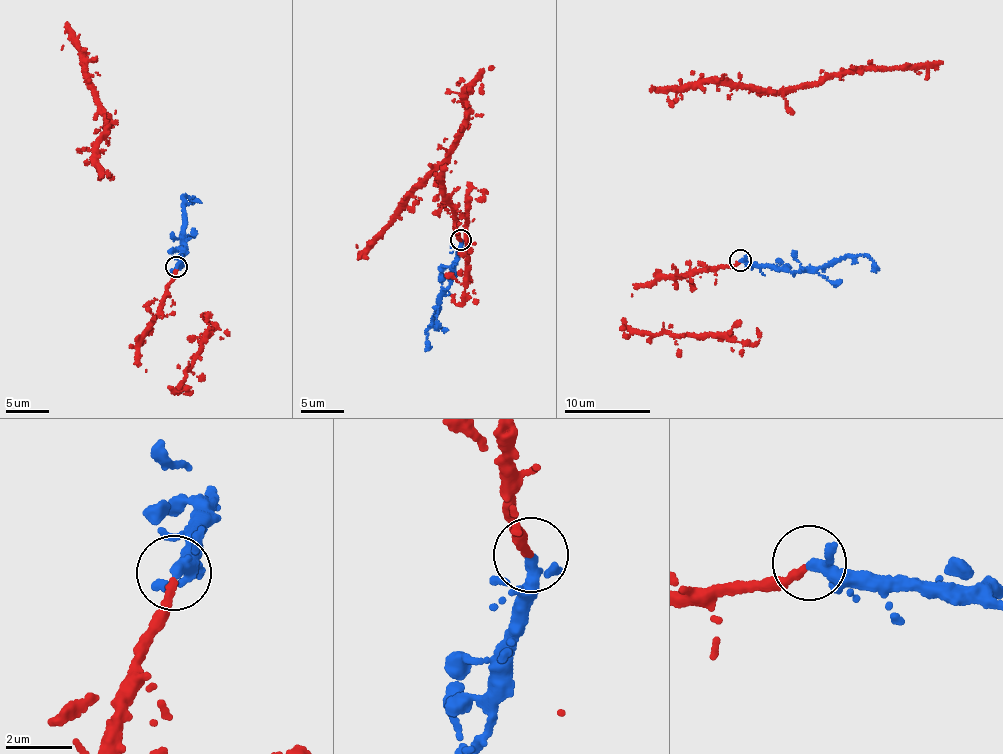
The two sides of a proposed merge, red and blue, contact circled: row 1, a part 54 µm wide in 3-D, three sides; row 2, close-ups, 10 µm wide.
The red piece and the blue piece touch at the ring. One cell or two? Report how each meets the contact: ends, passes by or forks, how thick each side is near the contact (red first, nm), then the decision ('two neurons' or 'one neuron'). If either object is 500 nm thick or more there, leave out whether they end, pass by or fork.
red ends | blue passes by | 260/240 nm | one neuron

